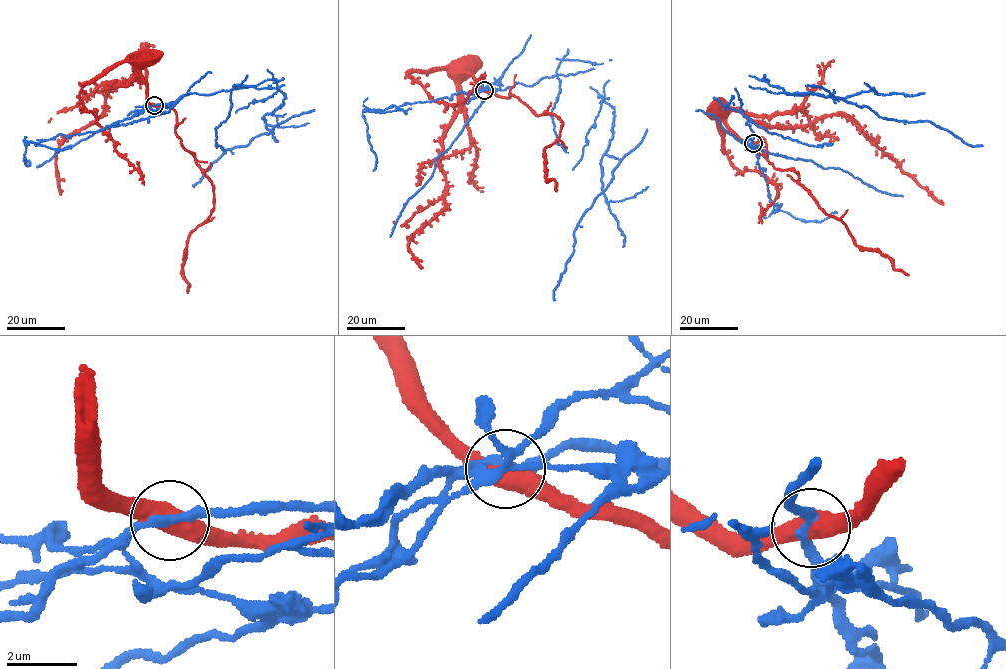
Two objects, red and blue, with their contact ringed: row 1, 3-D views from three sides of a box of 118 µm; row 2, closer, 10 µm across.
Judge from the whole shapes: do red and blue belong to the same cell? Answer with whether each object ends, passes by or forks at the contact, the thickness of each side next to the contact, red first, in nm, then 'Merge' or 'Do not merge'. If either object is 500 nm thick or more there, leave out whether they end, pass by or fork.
Thickness 550 nm (red) against 260 nm. Do not merge

